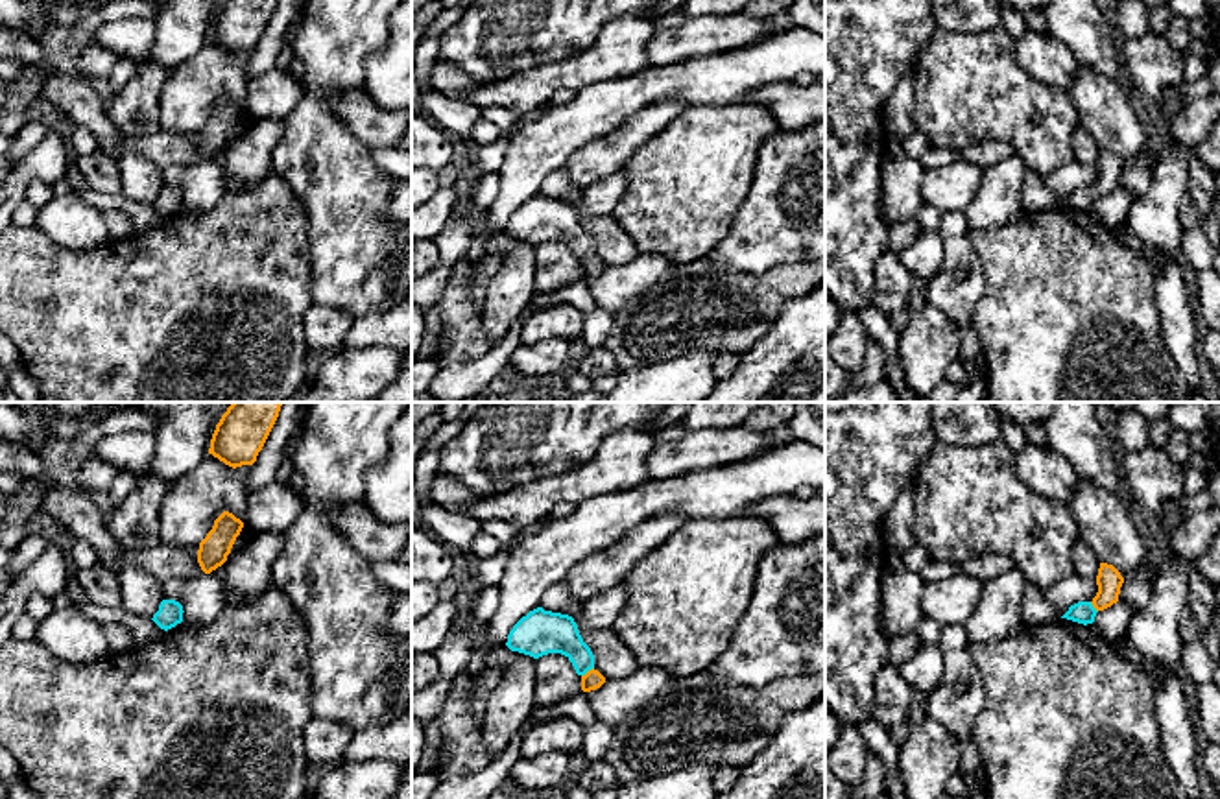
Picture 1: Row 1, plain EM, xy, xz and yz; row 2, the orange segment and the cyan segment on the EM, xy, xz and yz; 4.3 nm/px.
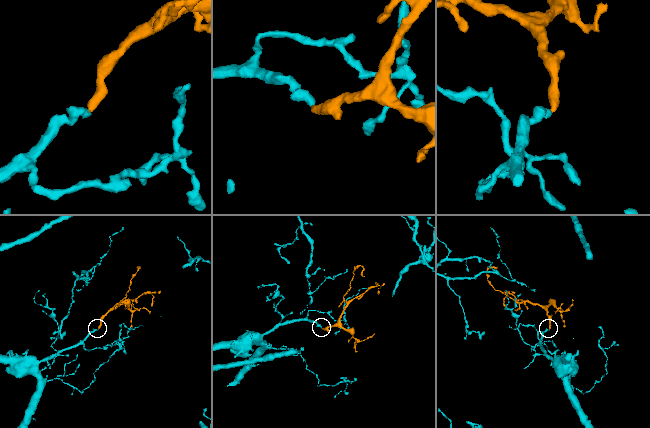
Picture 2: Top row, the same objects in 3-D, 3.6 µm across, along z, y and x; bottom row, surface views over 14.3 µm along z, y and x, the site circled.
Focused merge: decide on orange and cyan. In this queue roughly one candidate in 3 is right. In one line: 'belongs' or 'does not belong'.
belongs

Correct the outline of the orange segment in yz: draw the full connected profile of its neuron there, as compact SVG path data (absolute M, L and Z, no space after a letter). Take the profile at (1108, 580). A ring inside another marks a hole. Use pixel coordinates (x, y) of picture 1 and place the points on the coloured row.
M1100 563L1096 585L1098 592L1091 602L1078 602L1069 607L1069 611L1061 616L1078 624L1093 624L1098 611L1104 611L1118 602L1120 587L1124 578L1120 572L1107 563Z

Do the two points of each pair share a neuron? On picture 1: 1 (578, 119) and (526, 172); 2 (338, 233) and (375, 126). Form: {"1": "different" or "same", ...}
{"1": "same", "2": "different"}

